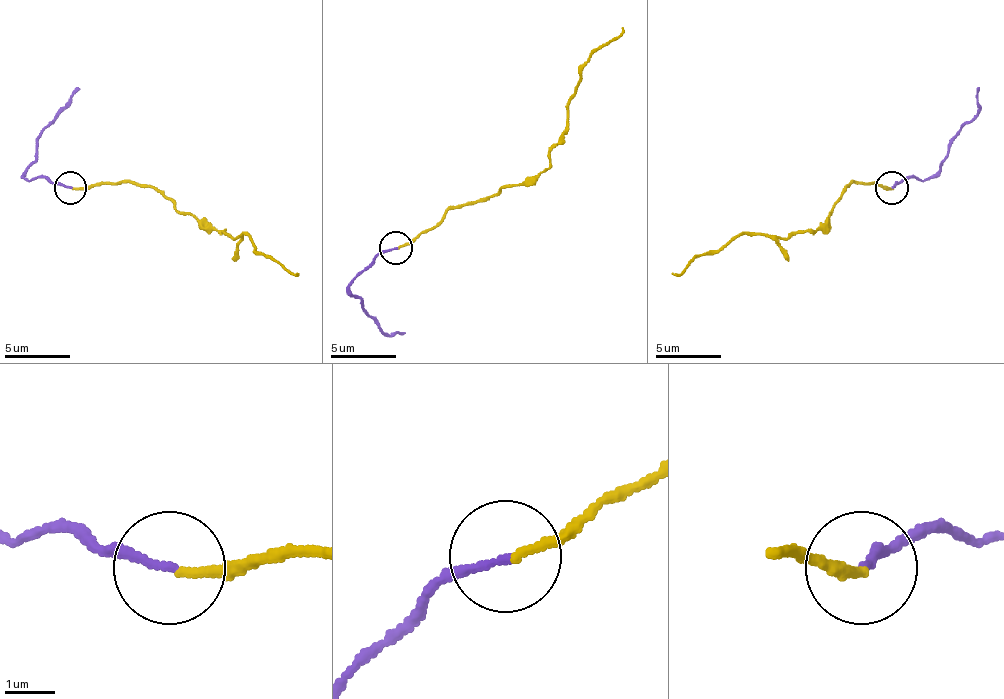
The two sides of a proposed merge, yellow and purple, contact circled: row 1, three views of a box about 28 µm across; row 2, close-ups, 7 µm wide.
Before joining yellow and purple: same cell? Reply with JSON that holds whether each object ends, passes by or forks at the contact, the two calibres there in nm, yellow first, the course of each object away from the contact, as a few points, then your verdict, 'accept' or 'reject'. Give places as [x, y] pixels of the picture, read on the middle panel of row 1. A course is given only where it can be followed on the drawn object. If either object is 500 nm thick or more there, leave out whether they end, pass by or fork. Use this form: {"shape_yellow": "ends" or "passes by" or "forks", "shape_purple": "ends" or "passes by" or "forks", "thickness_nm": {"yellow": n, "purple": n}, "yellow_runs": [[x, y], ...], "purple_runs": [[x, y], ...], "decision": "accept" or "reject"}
{"shape_yellow": "ends", "shape_purple": "ends", "thickness_nm": {"yellow": 170, "purple": 160}, "yellow_runs": [[398, 246], [457, 207], [487, 200], [503, 184], [529, 184], [559, 141], [582, 66], [621, 26]], "purple_runs": [[395, 246], [368, 263], [349, 289], [362, 302], [362, 309], [385, 332], [405, 332]], "decision": "reject"}

